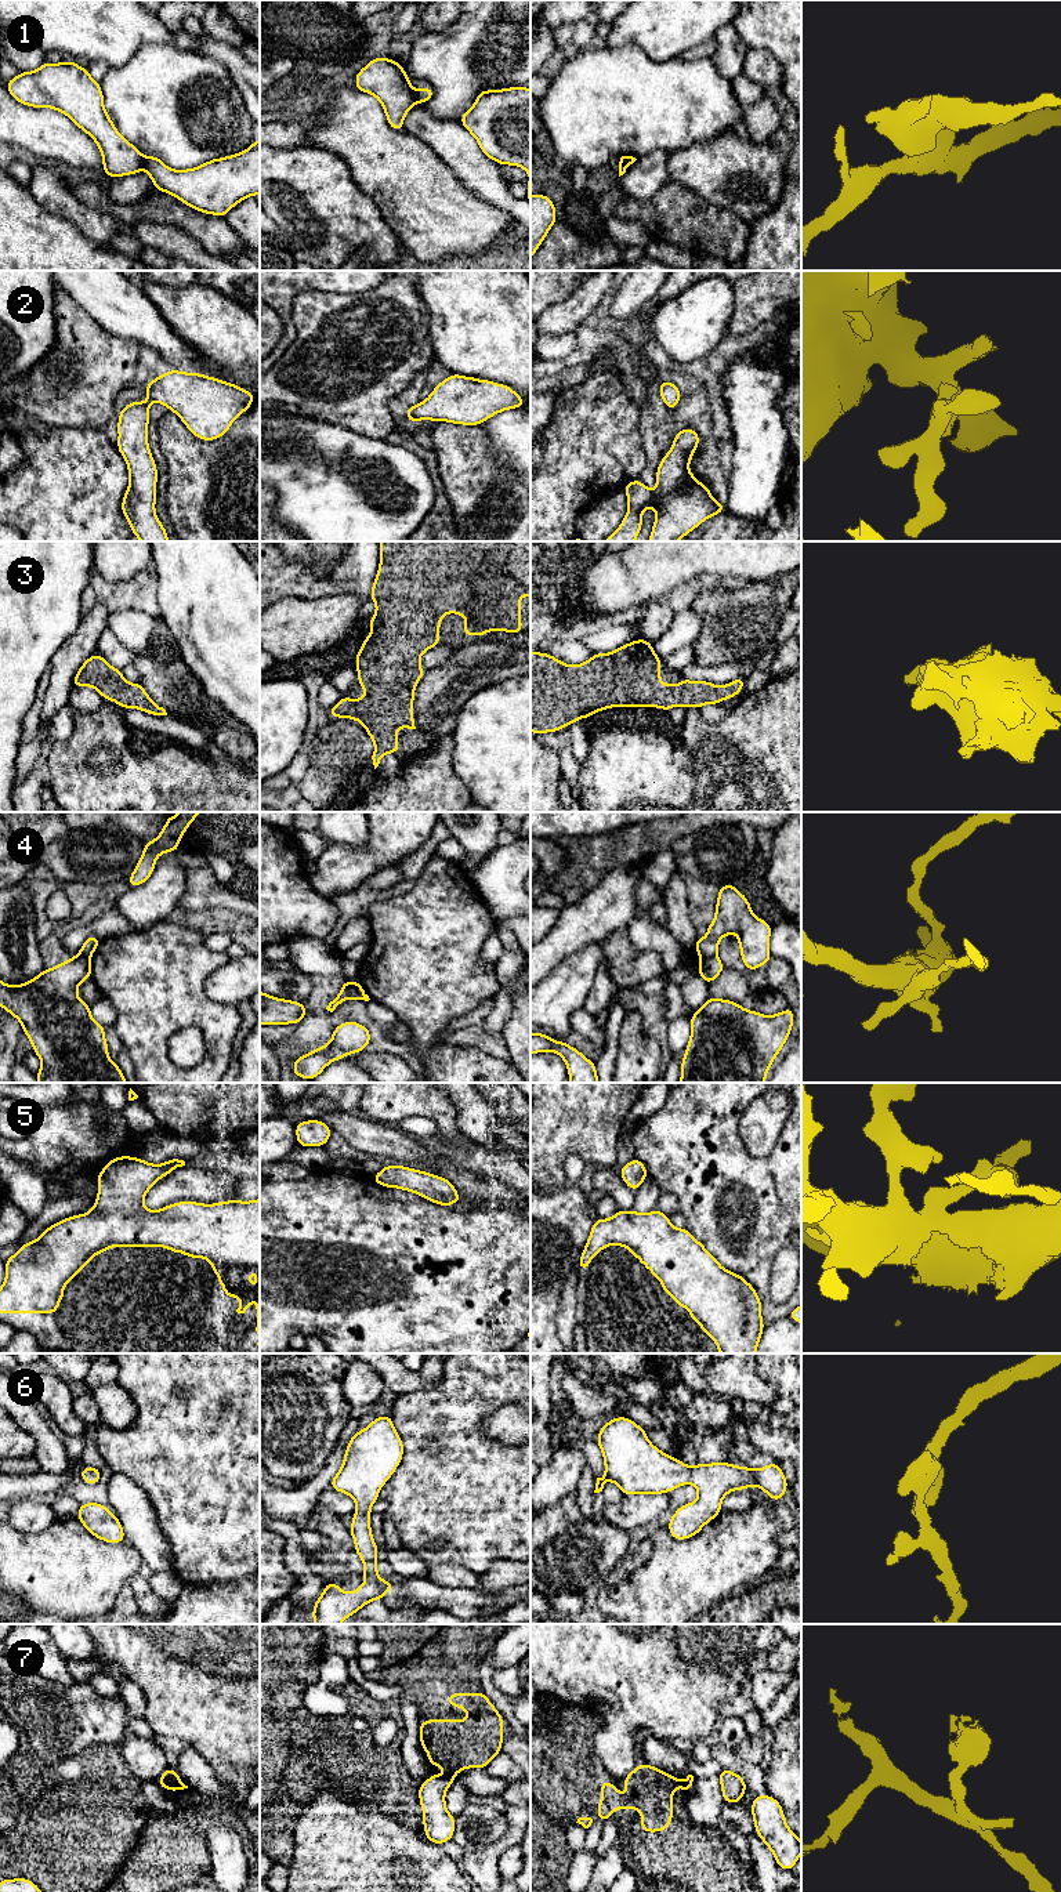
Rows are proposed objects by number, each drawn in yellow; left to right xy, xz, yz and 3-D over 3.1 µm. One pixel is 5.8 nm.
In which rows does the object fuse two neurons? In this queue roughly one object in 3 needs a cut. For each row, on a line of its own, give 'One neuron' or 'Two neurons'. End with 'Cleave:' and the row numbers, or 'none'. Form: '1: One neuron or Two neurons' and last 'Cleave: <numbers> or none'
1: Two neurons
2: One neuron
3: One neuron
4: Two neurons
5: One neuron
6: One neuron
7: Two neurons
Cleave: 1, 4, 7

